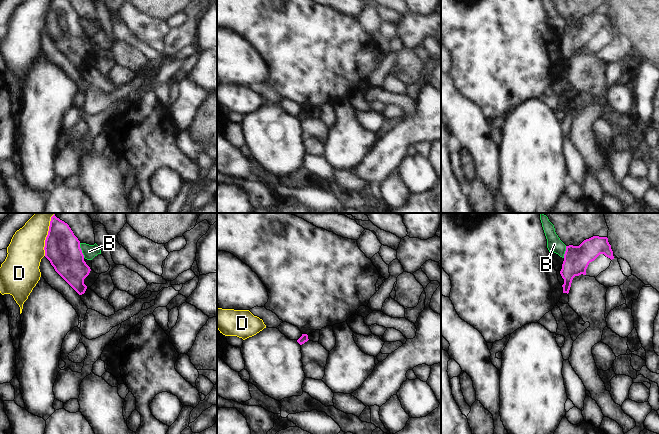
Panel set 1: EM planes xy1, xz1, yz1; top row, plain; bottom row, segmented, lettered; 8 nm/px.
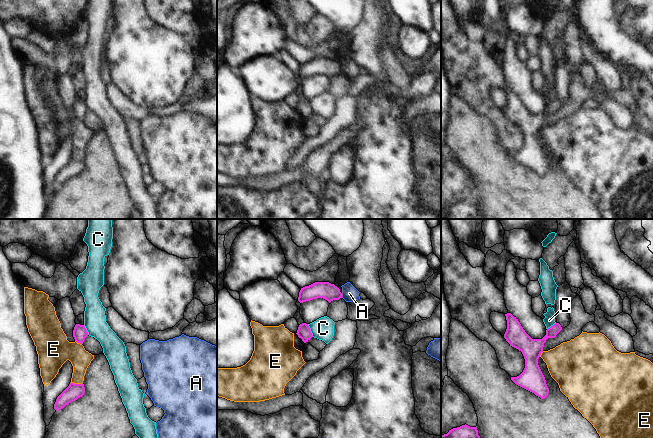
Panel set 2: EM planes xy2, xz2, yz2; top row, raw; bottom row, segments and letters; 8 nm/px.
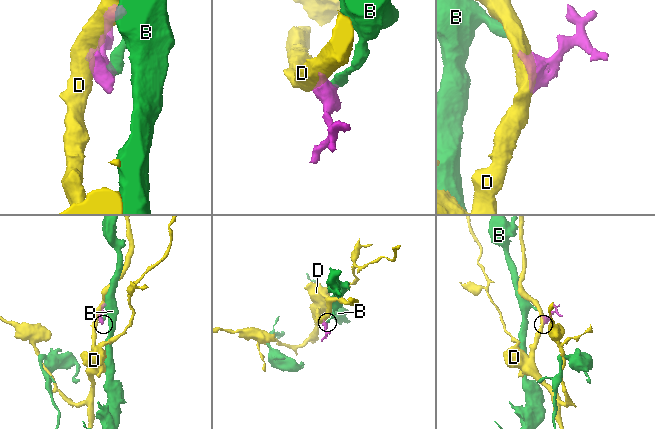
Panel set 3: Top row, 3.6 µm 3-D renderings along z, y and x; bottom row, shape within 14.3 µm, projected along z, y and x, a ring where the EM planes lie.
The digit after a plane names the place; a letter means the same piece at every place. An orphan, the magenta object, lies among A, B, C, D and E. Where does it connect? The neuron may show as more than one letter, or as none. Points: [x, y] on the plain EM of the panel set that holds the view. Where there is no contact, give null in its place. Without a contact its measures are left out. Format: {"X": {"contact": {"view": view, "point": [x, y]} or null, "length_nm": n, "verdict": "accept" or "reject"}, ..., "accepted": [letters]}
{"A": {"contact": {"view": "xz2", "point": [341, 71]}, "length_nm": 40, "verdict": "reject"}, "B": {"contact": {"view": "xy1", "point": [81, 26]}, "length_nm": 130, "verdict": "reject"}, "C": {"contact": {"view": "xz2", "point": [309, 106]}, "length_nm": 120, "verdict": "reject"}, "D": {"contact": {"view": "xy1", "point": [45, 16]}, "length_nm": 260, "verdict": "reject"}, "E": {"contact": {"view": "xy2", "point": [76, 160]}, "length_nm": 100, "verdict": "reject"}, "accepted": []}

